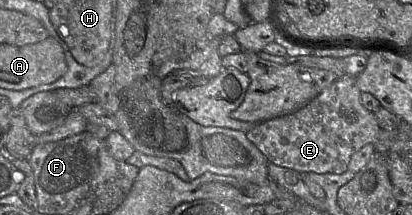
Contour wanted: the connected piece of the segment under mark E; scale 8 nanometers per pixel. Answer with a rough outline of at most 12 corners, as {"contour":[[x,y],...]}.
{"contour":[[356,77],[246,133],[270,163],[342,174],[378,136]]}

